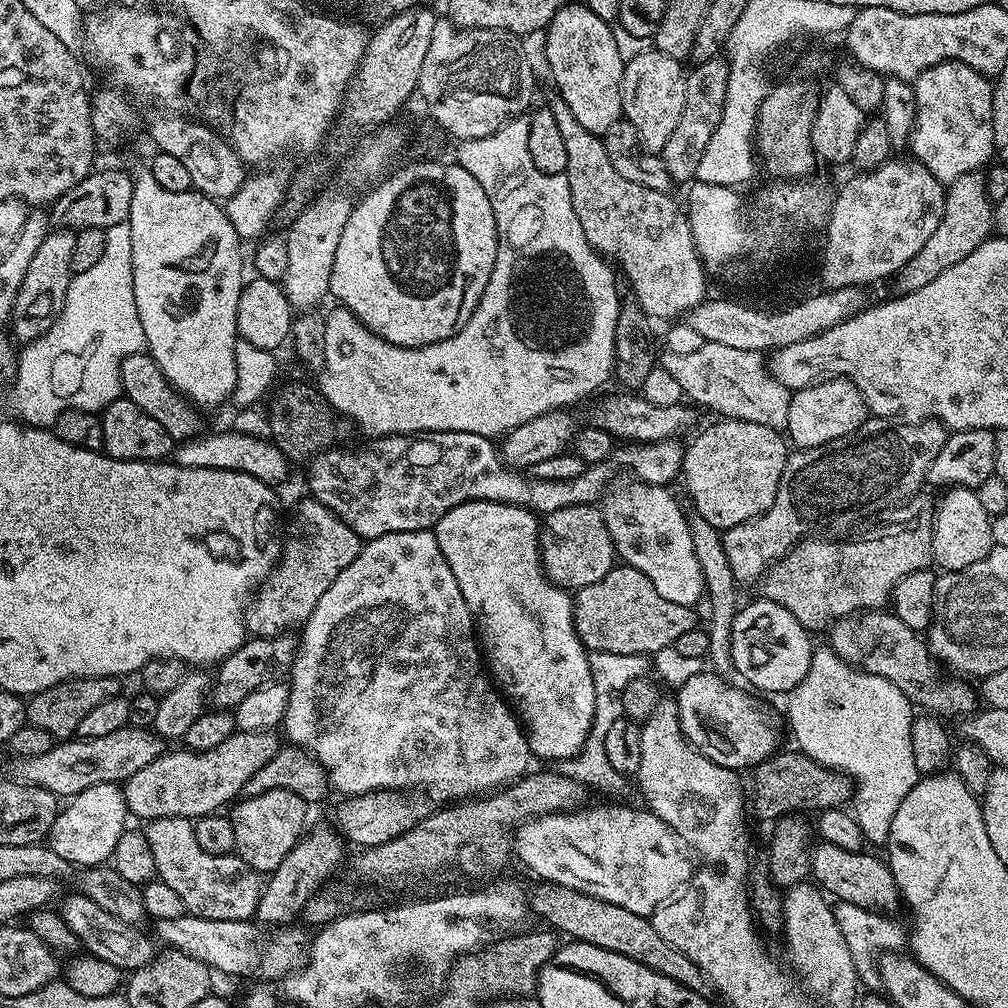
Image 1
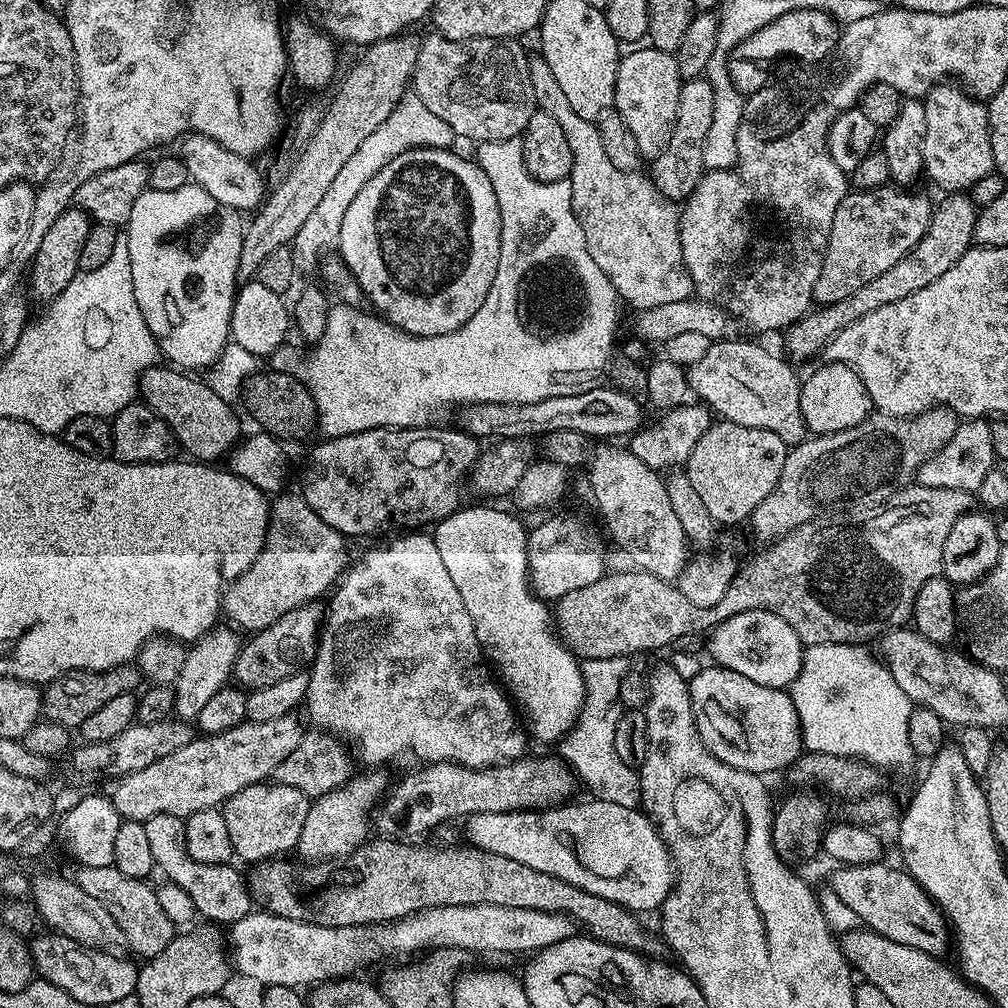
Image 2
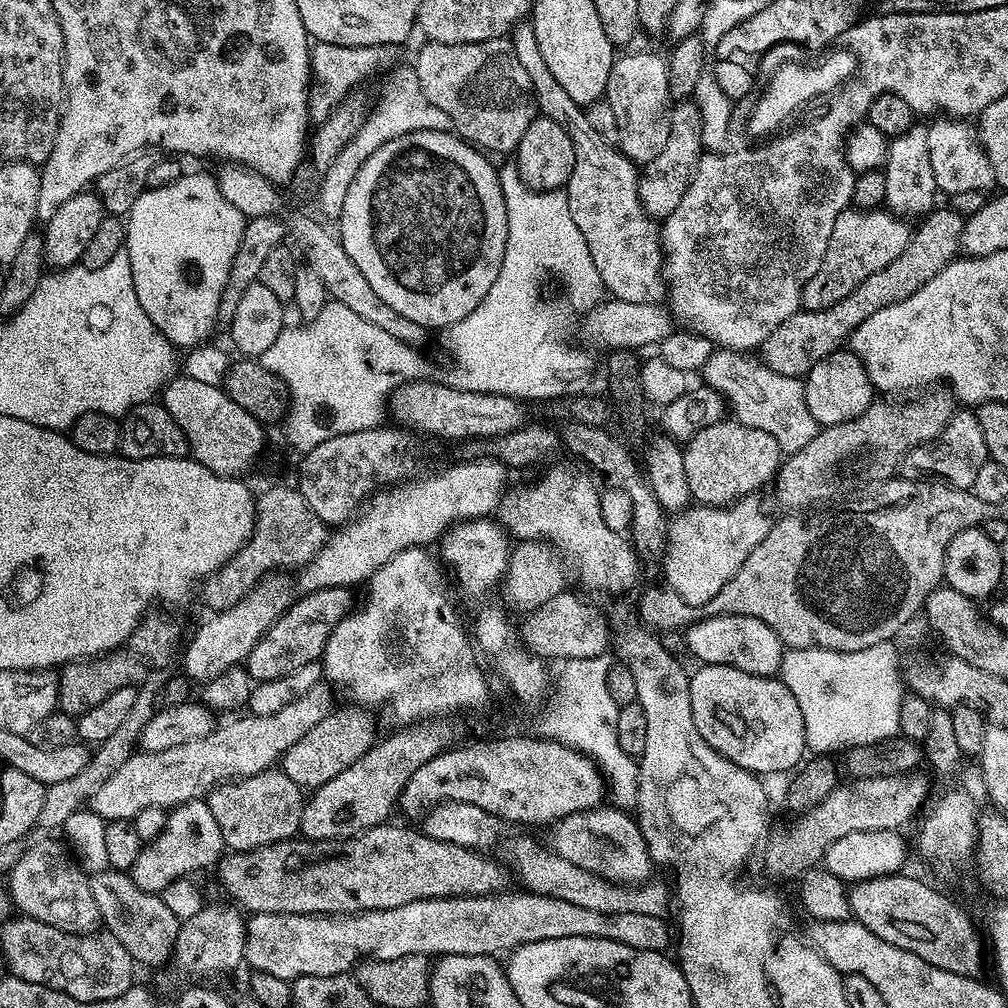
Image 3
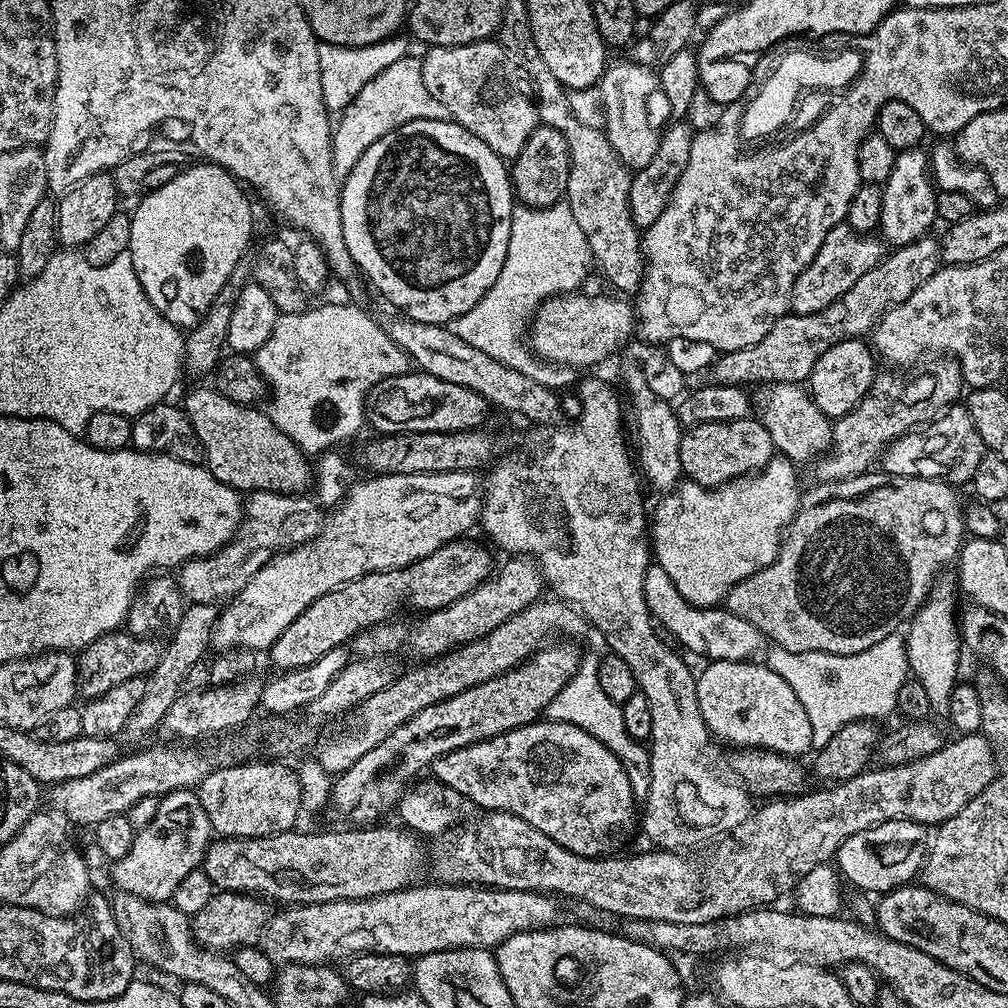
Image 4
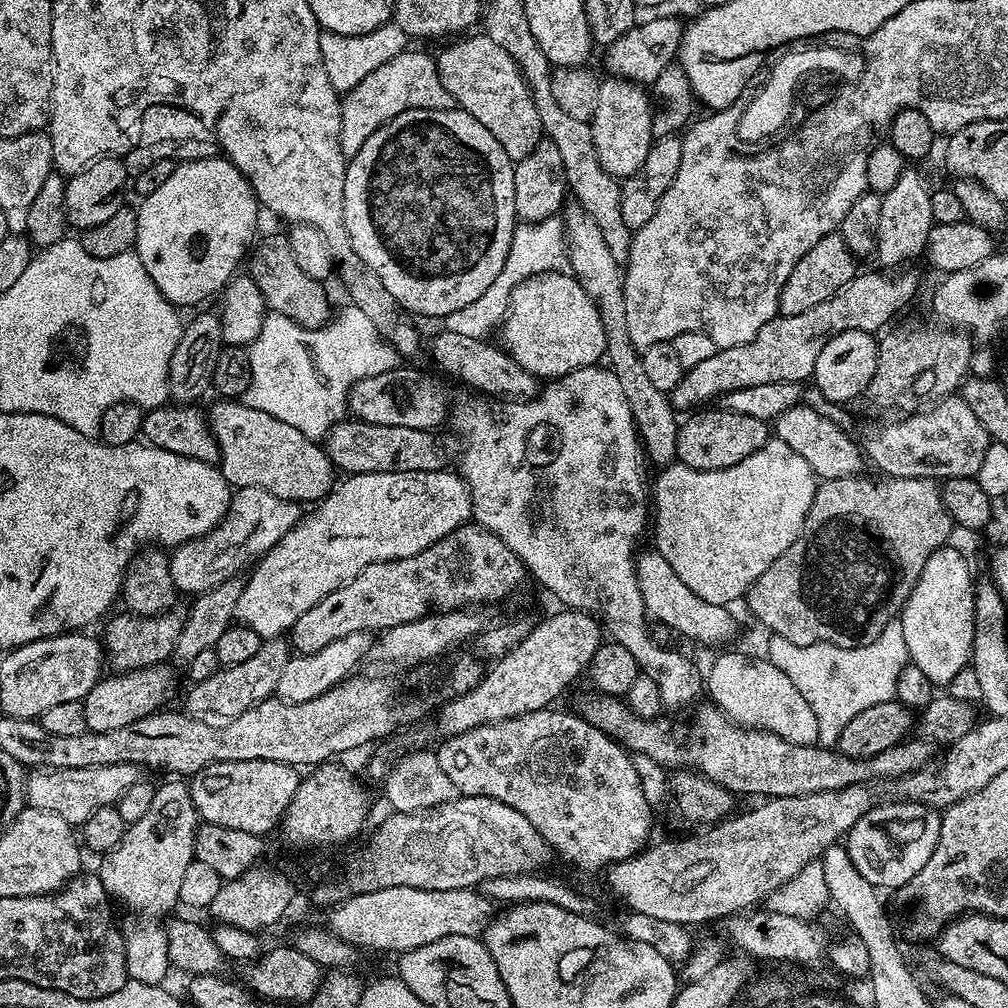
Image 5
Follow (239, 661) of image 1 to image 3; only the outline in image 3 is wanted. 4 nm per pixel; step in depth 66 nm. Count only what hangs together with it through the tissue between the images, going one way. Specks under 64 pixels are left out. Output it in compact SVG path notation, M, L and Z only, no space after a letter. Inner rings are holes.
M351 587L319 588L316 592L306 592L293 599L288 609L258 642L258 646L250 650L246 667L253 681L277 680L302 670L302 666L317 663L323 657L334 626L338 626L338 622L342 622L342 618L354 607L352 592Z

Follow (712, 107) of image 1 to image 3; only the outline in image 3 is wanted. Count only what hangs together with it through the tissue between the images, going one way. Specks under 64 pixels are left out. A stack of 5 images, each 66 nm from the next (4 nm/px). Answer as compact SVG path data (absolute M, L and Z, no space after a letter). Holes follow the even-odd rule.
M691 99L681 100L671 105L668 121L670 134L666 137L666 146L654 157L654 162L643 165L638 182L638 194L646 214L653 220L662 222L682 202L686 186L690 186L696 163L705 151L702 142L702 114L700 108Z

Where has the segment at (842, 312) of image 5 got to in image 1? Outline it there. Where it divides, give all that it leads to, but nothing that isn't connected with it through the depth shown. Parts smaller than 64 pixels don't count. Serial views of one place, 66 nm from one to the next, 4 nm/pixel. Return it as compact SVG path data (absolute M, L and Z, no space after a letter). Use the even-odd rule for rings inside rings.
M983 171L962 174L962 178L947 185L942 222L938 222L938 230L930 234L926 246L922 246L922 250L918 250L918 254L914 254L914 258L910 258L910 262L906 262L906 266L898 274L899 291L905 293L922 290L922 286L934 282L934 278L938 278L942 270L950 270L950 266L958 266L958 262L962 262L966 254L974 254L974 250L978 250L978 246L982 246L982 242L993 235L993 211L993 202L986 194Z

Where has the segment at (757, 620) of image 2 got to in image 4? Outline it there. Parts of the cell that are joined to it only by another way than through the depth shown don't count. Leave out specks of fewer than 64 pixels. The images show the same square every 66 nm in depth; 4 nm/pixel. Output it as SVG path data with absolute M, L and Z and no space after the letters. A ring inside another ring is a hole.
M655 562L649 563L644 583L646 606L652 611L652 619L657 625L666 627L680 643L680 648L689 648L696 656L705 656L705 661L745 660L751 661L759 650L762 637L753 624L738 618L738 614L729 612L727 607L695 608L688 604L682 594L670 582L666 570Z

